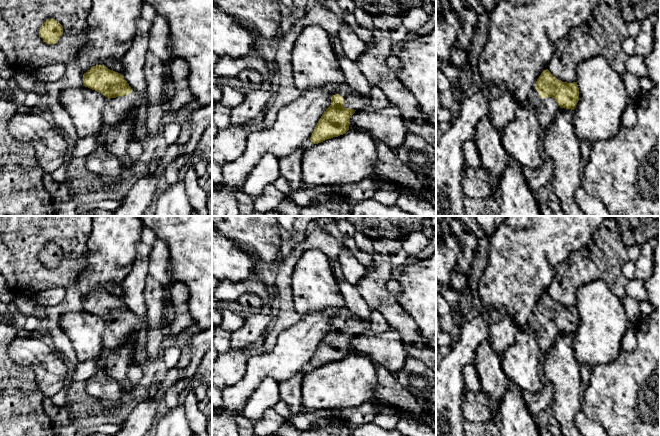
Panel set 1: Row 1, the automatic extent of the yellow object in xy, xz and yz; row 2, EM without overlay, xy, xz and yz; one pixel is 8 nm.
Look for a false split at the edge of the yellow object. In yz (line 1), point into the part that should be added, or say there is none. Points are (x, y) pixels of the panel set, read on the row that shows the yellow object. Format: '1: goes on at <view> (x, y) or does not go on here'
1: goes on at yz (546, 109)

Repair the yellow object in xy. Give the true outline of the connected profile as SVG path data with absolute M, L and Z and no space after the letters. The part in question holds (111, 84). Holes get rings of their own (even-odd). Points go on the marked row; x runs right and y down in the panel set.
M96 65L88 70L83 75L83 86L109 99L103 110L106 127L121 122L142 99L141 94L133 91L120 73L108 69L105 65Z

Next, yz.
M546 69L537 79L535 89L528 95L528 101L536 112L540 133L543 134L559 110L576 108L579 88L577 82L562 82Z

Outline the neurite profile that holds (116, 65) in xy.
M114 60L104 63L104 65L115 72L120 73L123 76L123 65L122 60Z

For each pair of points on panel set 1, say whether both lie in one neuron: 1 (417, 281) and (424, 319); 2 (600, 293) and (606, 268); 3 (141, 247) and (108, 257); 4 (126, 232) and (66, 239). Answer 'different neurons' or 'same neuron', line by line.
1: same neuron
2: different neurons
3: different neurons
4: different neurons

